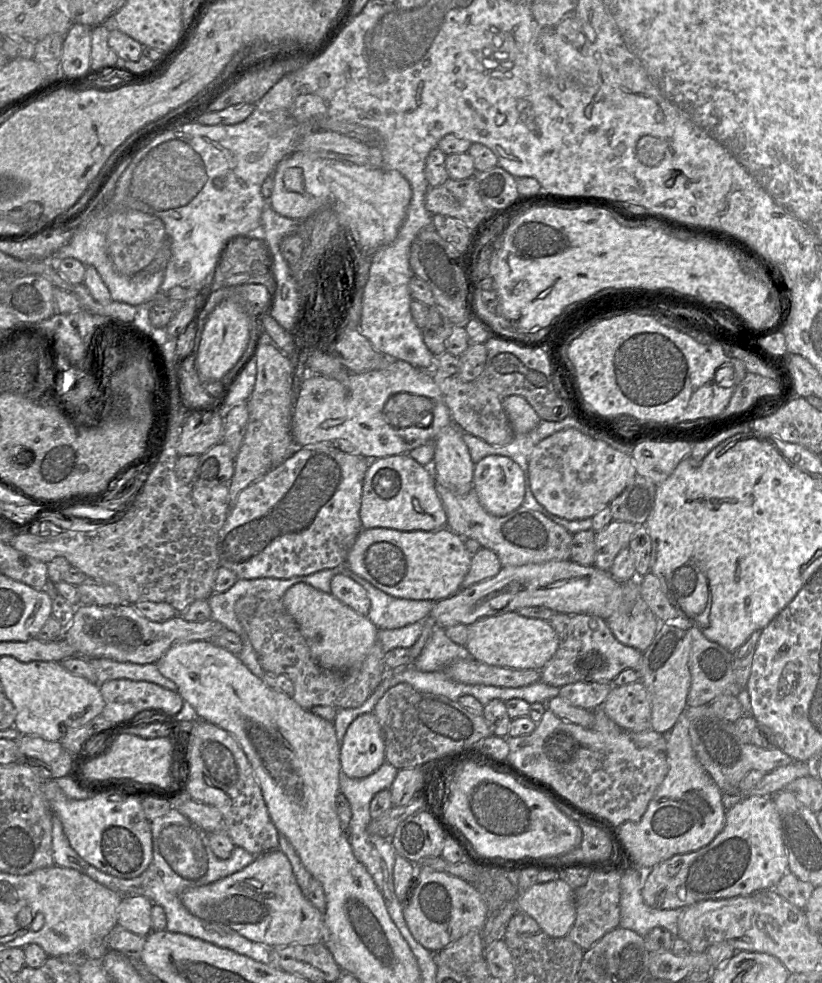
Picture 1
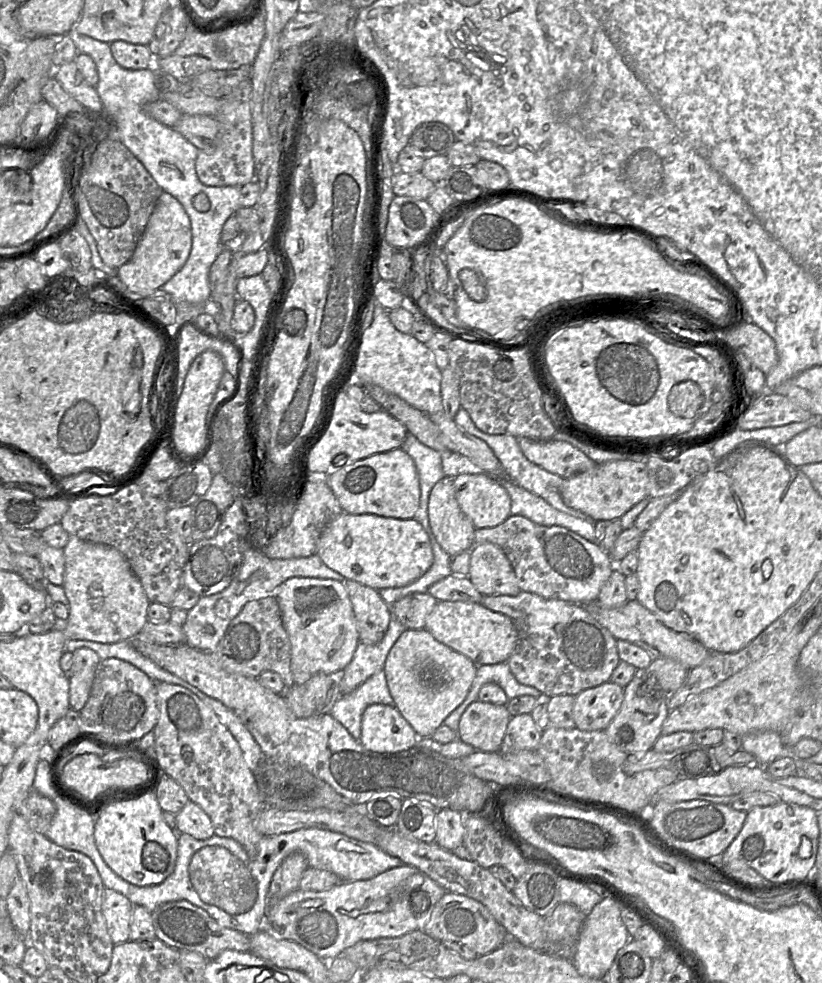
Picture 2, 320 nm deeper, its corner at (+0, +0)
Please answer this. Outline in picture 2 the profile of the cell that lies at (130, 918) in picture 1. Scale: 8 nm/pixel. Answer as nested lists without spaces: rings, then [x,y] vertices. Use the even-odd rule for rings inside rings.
[[[105,888],[101,905],[108,934],[114,945],[130,940],[130,925],[134,905],[121,893]]]

